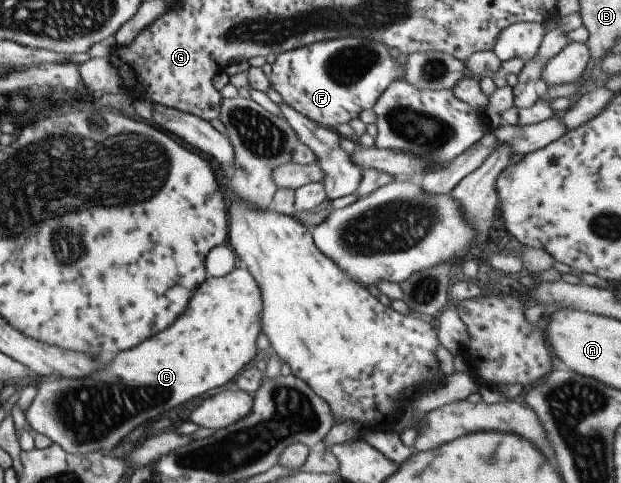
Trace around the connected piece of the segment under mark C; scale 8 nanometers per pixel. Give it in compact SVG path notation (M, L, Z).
M235 267L223 277L207 277L194 291L186 311L170 327L142 341L138 347L118 353L114 361L98 373L84 379L52 377L52 381L36 385L36 395L24 414L25 423L35 434L50 439L66 454L89 455L90 451L108 451L136 425L230 381L256 354L256 335L260 333L258 311L258 285L245 268Z

